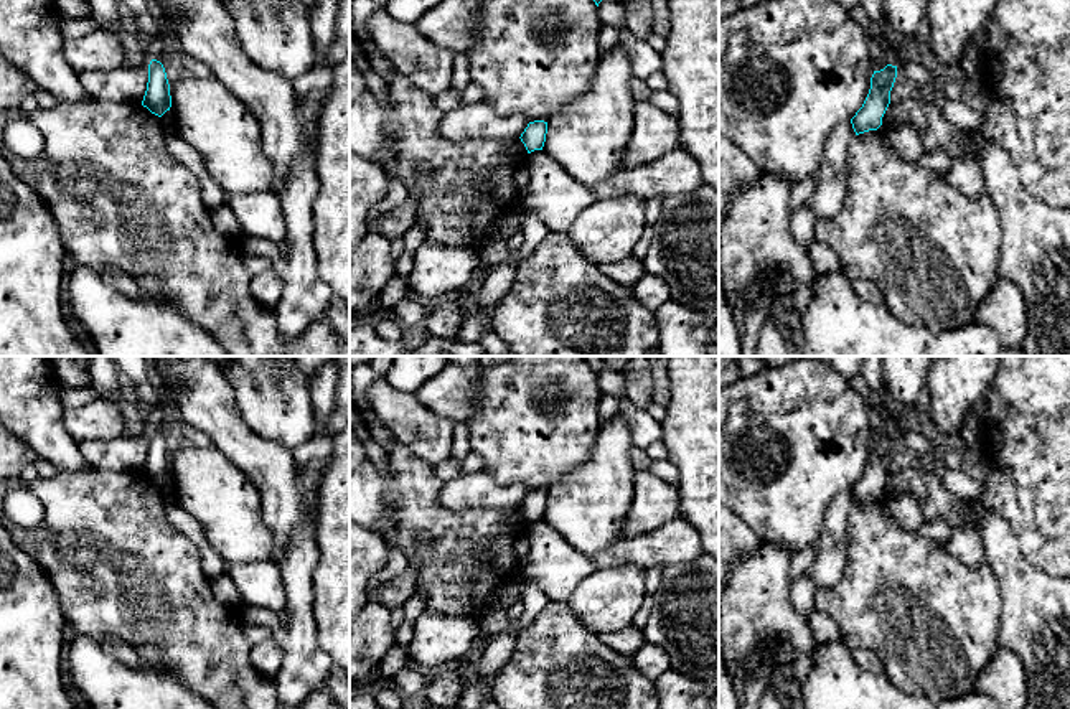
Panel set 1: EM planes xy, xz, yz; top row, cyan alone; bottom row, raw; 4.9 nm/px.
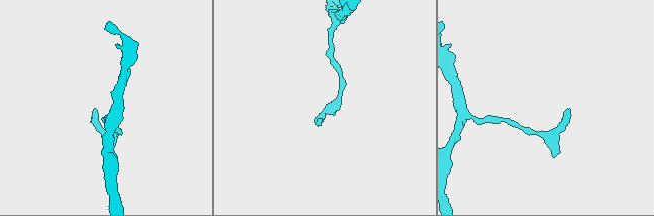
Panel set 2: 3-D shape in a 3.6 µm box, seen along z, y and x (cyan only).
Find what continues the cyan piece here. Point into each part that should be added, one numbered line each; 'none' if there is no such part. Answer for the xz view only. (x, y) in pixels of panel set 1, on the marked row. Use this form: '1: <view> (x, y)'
none

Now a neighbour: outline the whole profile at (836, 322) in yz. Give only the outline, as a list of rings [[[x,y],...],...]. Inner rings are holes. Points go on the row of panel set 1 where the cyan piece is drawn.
[[[842,270],[816,274],[801,325],[805,331],[803,356],[1001,356],[1002,350],[997,333],[976,320],[955,330],[932,330],[927,325],[903,323],[885,305],[859,298]]]

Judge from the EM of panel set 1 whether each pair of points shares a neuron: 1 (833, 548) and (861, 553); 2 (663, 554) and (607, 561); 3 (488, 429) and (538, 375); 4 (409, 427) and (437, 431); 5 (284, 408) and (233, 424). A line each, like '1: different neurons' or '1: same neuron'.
1: different neurons
2: same neuron
3: same neuron
4: same neuron
5: different neurons

